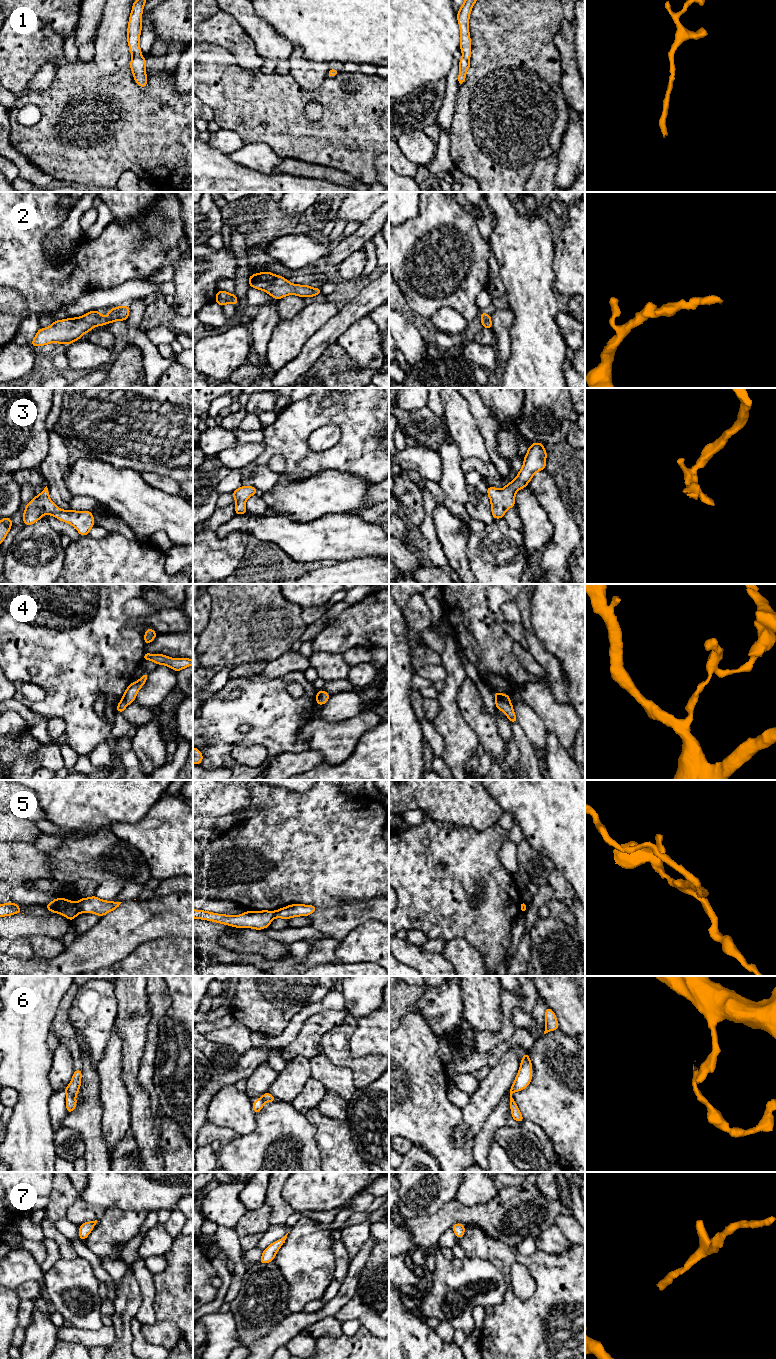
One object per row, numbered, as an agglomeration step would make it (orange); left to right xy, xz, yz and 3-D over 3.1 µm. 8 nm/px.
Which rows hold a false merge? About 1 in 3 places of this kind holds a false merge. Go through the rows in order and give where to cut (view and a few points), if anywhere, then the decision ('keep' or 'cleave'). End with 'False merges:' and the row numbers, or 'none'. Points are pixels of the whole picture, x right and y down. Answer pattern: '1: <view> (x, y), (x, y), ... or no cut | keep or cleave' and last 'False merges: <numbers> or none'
1: no cut | keep
2: no cut | keep
3: no cut | keep
4: yz (495, 698), (509, 702) | cleave
5: xy (76, 903), (77, 909), (80, 912) | cleave
6: xz (261, 1097), (264, 1102) | cleave
7: no cut | keep
False merges: 4, 5, 6

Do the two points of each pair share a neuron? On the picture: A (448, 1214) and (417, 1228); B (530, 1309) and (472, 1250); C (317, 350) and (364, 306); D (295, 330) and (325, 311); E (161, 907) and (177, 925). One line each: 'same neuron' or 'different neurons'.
A: same neuron
B: same neuron
C: same neuron
D: same neuron
E: same neuron

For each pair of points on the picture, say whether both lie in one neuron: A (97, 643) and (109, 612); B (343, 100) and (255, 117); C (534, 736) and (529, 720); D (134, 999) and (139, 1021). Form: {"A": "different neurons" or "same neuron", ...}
{"A": "same neuron", "B": "same neuron", "C": "same neuron", "D": "same neuron"}

